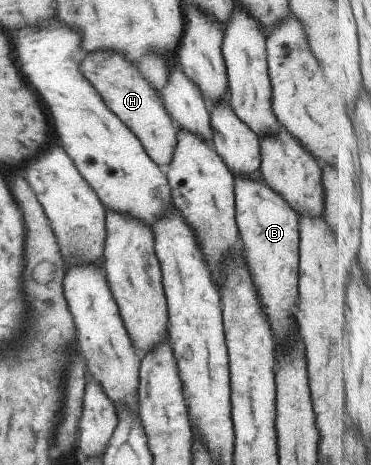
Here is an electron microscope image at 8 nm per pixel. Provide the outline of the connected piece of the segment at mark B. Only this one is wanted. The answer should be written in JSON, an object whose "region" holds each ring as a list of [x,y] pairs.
{"region":[[[260,176],[258,177],[233,177],[233,200],[235,205],[235,222],[241,241],[241,254],[250,275],[252,285],[258,289],[258,295],[264,305],[264,313],[268,317],[268,323],[272,325],[272,333],[282,341],[288,337],[288,331],[292,329],[290,309],[296,301],[296,269],[298,269],[298,237],[296,237],[296,213],[282,201],[278,193],[274,193]]]}

